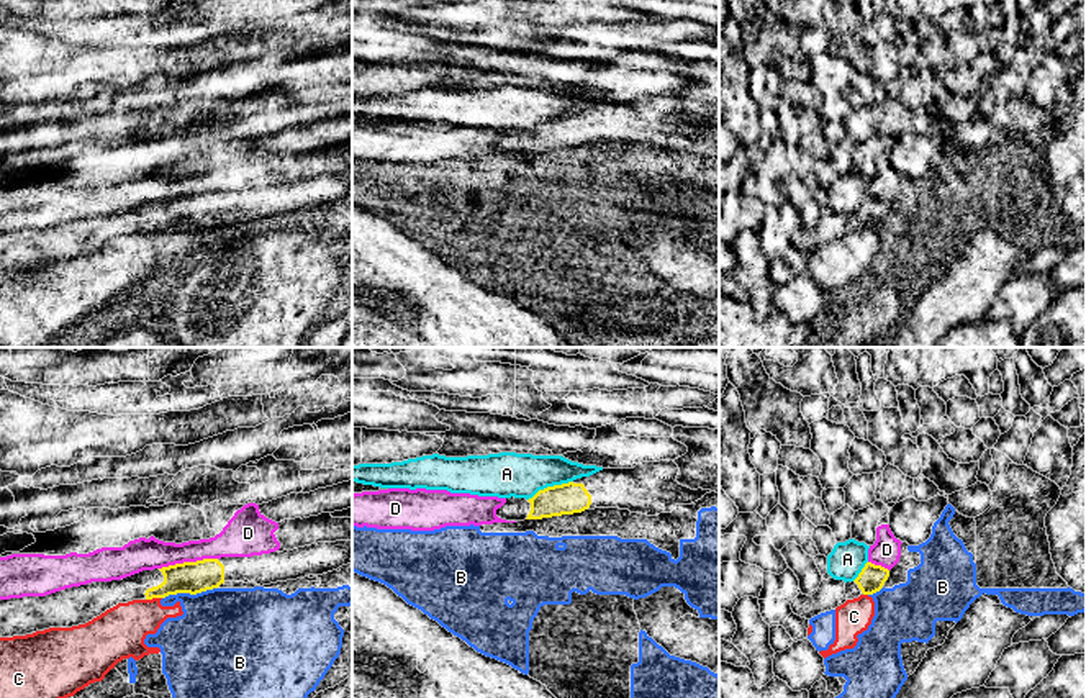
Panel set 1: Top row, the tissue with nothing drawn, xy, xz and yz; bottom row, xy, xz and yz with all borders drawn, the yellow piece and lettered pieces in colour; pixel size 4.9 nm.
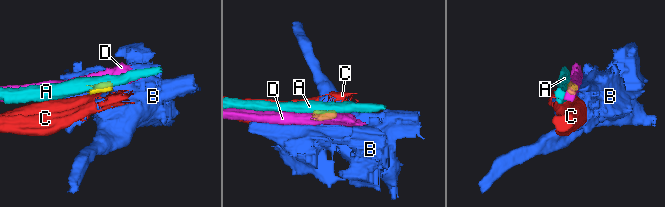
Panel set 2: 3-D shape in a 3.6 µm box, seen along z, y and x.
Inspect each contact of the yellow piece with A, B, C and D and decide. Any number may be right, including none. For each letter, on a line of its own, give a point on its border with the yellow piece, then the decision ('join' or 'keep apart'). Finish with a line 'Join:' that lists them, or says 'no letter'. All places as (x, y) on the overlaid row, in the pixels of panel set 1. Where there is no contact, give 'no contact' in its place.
A: xz (549, 487) | keep apart
B: xy (189, 592) | keep apart
C: xy (153, 597) | keep apart
D: xy (187, 562) | keep apart
Join: no letter

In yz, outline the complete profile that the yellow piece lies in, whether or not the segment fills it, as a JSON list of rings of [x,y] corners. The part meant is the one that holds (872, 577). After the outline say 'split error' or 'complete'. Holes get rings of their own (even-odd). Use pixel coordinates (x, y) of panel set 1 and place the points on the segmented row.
[[[867,562],[858,577],[853,582],[845,583],[847,600],[880,591],[888,577],[889,577],[888,569]]]; split error

